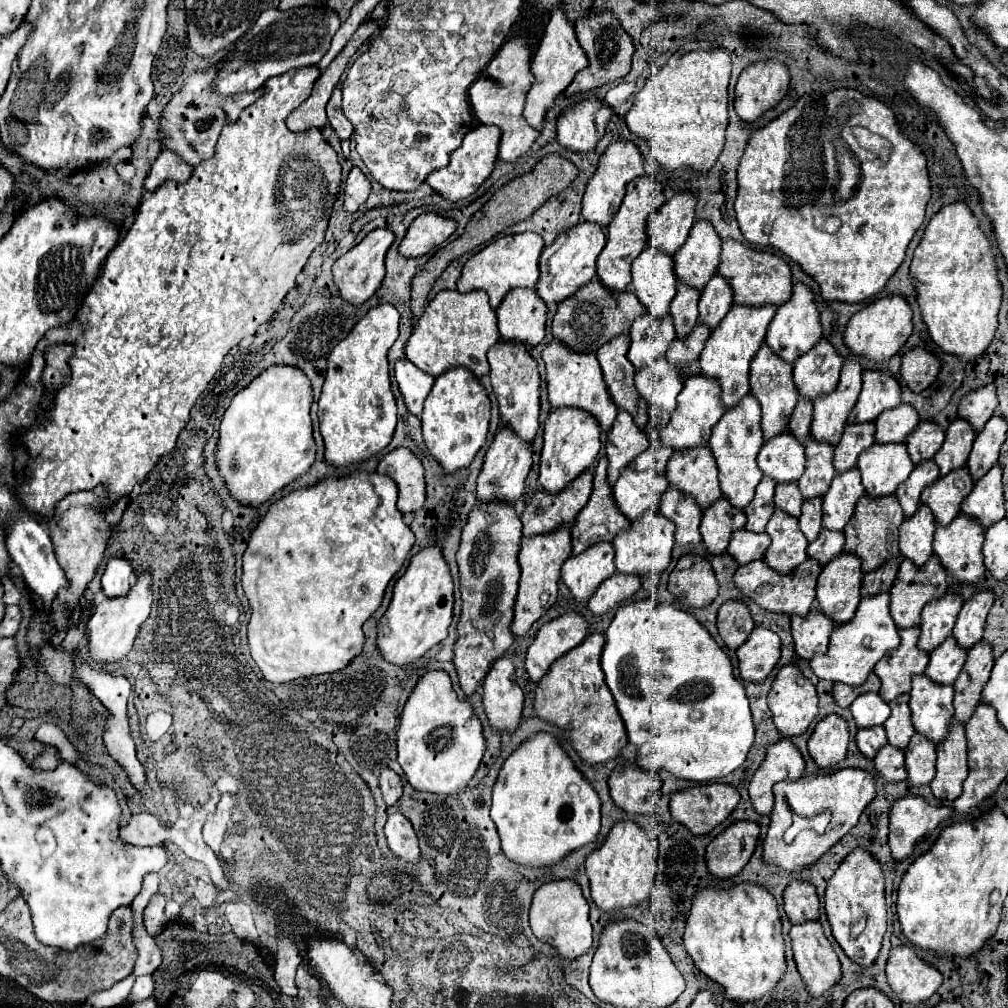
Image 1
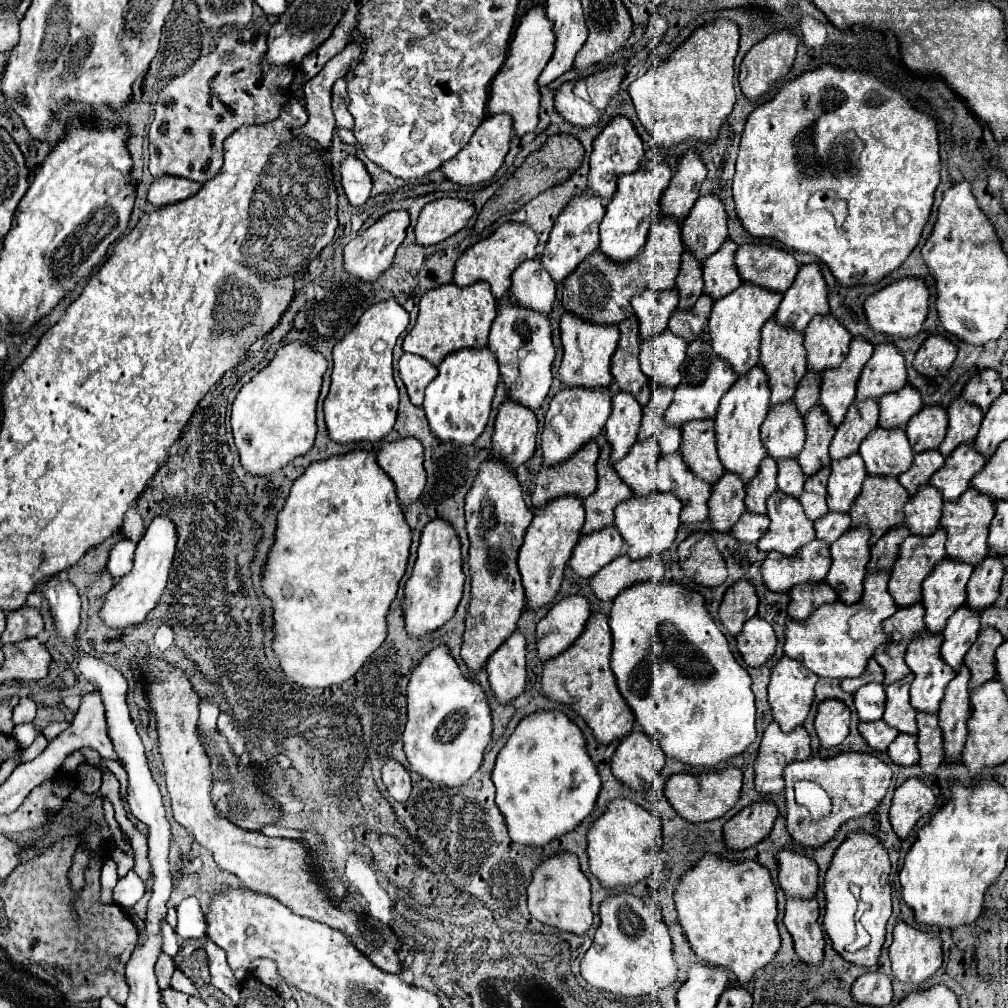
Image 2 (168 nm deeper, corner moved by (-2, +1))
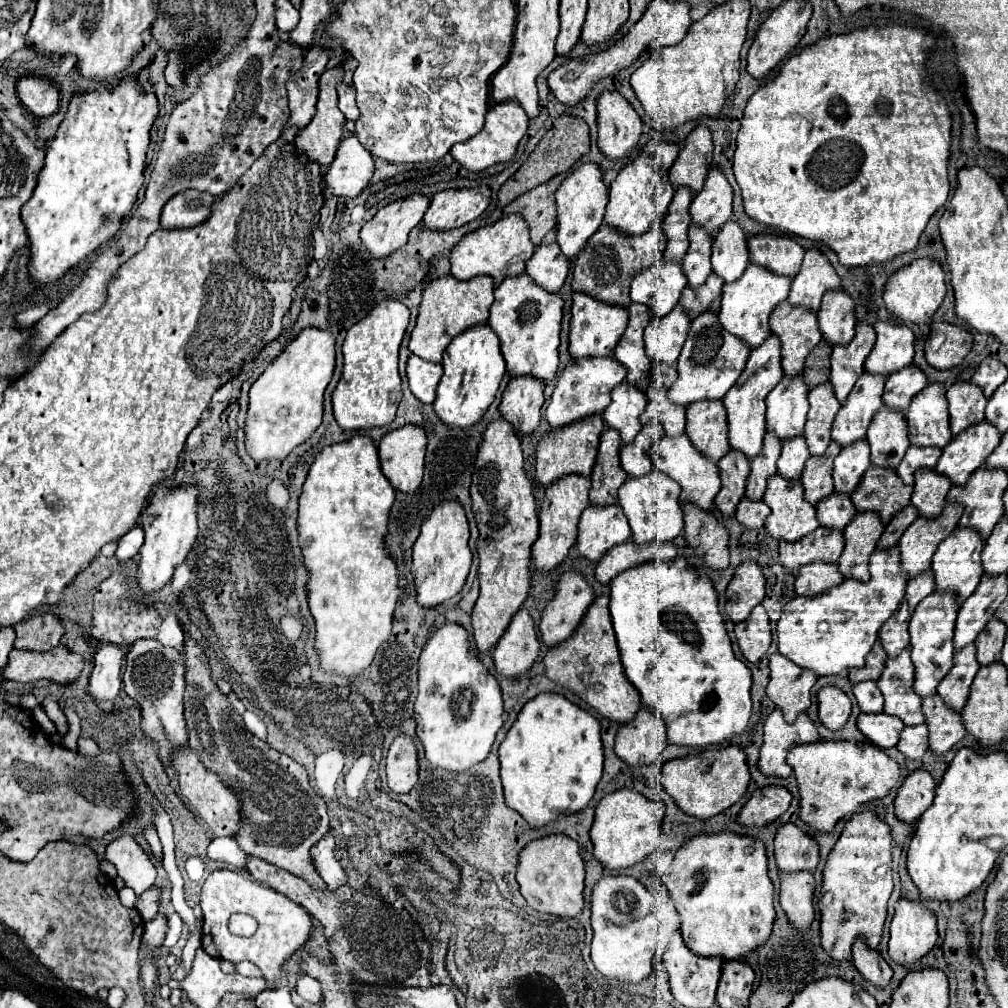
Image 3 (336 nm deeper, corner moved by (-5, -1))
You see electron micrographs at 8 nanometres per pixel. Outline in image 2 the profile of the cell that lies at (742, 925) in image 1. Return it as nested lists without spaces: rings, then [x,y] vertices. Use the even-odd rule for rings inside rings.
[[[715,854],[699,858],[675,886],[679,924],[695,956],[707,964],[735,972],[741,986],[775,958],[781,938],[777,932],[777,900],[769,870],[755,860],[733,862]]]

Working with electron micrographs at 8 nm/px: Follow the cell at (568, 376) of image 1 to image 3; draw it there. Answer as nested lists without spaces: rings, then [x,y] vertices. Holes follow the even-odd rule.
[[[586,294],[572,296],[572,320],[570,320],[570,356],[580,358],[610,358],[614,346],[620,342],[628,324],[628,312],[622,306],[602,304]]]

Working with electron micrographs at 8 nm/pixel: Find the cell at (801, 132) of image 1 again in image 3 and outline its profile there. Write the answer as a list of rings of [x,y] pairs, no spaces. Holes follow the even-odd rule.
[[[868,26],[868,28],[860,28],[860,30],[854,30],[850,34],[840,34],[840,36],[830,36],[818,44],[812,44],[808,48],[804,48],[800,54],[792,56],[780,70],[780,74],[768,82],[766,86],[762,86],[758,92],[754,92],[744,108],[744,118],[742,118],[742,124],[740,124],[740,132],[738,132],[738,138],[736,138],[736,152],[734,152],[734,176],[736,176],[736,182],[742,190],[742,198],[744,198],[744,210],[746,214],[756,220],[758,224],[762,226],[770,226],[770,228],[776,228],[776,230],[782,230],[786,234],[794,234],[794,236],[802,236],[802,238],[808,238],[816,244],[824,244],[828,246],[830,250],[836,252],[838,260],[842,266],[846,268],[866,268],[870,264],[882,264],[882,262],[890,262],[894,260],[896,256],[900,254],[906,254],[906,252],[912,252],[916,246],[918,246],[918,240],[920,240],[920,234],[924,232],[930,216],[946,202],[948,198],[948,192],[950,192],[950,184],[948,184],[948,156],[950,156],[950,112],[948,112],[948,106],[946,102],[930,88],[924,84],[924,76],[920,74],[920,70],[924,70],[924,50],[930,50],[934,44],[934,40],[930,36],[926,36],[922,30],[918,28],[910,28],[910,26],[882,26],[882,28],[874,28],[874,26]]]

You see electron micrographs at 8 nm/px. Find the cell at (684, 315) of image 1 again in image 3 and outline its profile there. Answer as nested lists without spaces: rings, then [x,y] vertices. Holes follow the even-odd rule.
[[[692,224],[688,230],[688,238],[690,238],[690,248],[686,258],[682,260],[682,270],[688,278],[688,286],[696,290],[712,274],[712,264],[710,264],[712,236],[704,228]]]

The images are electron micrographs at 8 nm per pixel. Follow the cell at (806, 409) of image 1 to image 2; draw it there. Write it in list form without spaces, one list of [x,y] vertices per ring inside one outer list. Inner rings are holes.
[[[807,370],[807,374],[799,382],[797,392],[793,396],[793,400],[795,400],[797,408],[801,410],[801,414],[809,412],[809,408],[819,402],[819,386],[821,386],[821,374],[817,374],[813,370]]]

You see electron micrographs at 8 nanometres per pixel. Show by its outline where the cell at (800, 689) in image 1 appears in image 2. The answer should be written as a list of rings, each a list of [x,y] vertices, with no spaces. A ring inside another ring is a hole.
[[[787,656],[771,668],[769,704],[783,732],[791,732],[791,728],[805,722],[817,680],[819,678],[813,672],[807,672],[803,664],[787,660]]]

